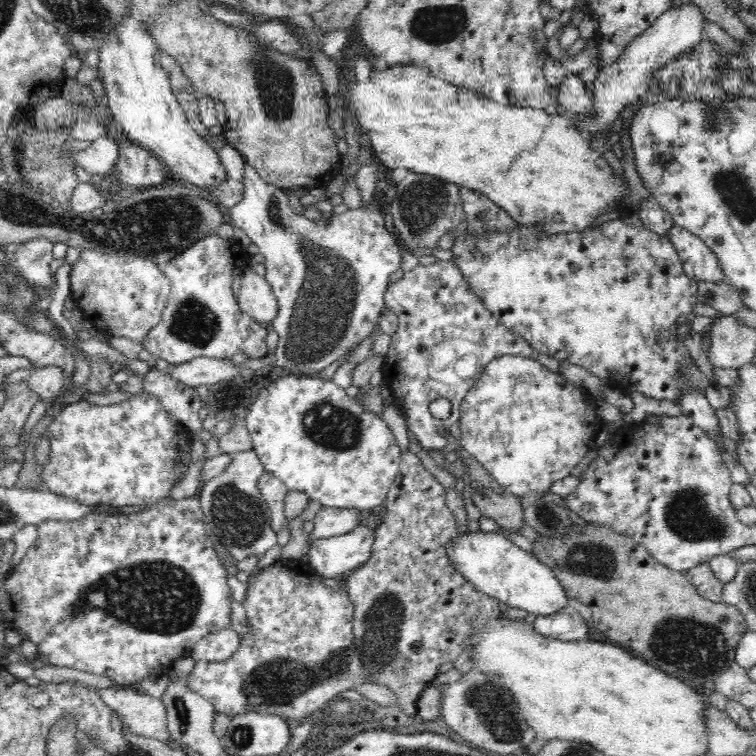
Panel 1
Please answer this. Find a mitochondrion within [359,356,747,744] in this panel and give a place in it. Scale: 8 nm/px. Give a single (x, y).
(698, 649)

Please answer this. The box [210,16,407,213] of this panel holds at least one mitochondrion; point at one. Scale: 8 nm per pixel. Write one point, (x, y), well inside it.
(275, 84)

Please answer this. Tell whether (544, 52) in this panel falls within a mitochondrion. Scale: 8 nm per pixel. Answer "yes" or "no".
no

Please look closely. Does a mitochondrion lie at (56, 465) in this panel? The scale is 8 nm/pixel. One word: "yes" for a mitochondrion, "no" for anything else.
no

